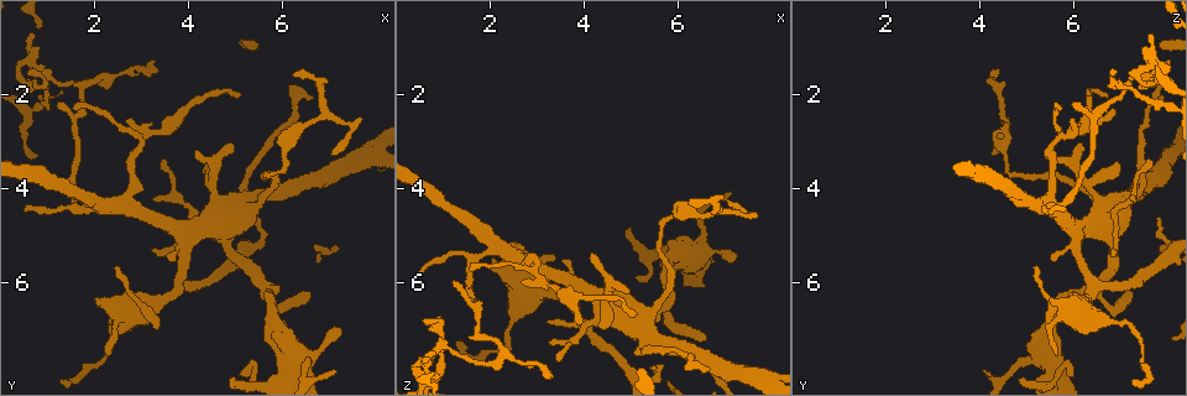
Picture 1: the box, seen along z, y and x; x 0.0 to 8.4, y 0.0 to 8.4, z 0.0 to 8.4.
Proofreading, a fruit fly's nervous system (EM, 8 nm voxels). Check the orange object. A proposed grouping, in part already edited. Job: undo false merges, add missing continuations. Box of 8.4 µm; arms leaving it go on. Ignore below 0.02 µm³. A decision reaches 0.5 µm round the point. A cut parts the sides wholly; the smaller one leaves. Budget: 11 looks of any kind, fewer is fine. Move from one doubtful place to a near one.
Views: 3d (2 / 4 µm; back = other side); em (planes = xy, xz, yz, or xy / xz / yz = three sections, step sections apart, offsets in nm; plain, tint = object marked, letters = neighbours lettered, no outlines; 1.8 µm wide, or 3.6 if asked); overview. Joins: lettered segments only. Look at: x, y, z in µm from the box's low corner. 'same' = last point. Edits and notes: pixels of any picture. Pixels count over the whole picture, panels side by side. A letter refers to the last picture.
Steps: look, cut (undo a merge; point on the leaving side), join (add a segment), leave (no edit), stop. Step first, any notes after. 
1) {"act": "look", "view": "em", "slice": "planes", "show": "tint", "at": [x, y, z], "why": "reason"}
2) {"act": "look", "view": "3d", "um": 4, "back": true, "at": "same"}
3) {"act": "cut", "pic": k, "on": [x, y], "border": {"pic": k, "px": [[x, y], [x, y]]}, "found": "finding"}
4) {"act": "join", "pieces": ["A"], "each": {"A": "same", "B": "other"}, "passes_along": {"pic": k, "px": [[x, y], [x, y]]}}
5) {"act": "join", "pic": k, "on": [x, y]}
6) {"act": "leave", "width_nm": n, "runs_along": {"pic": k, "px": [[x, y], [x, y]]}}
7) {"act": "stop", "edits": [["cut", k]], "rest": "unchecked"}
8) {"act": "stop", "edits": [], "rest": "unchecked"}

{"act": "look", "view": "3d", "um": 4, "back": true, "at": [7.25, 7.05, 5.45], "why": "an open end"}

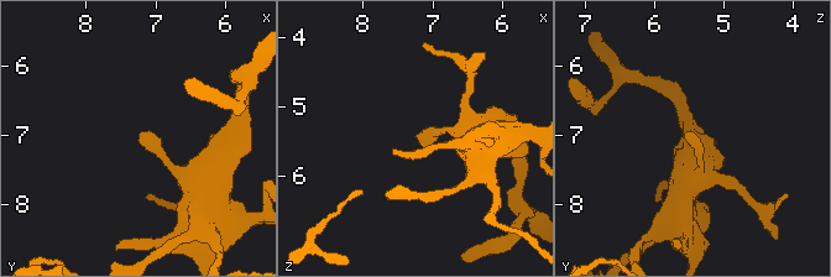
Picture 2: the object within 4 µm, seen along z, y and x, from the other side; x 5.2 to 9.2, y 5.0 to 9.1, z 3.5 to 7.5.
{"act": "look", "view": "em", "slice": "planes", "show": "letters", "at": [7.25, 7.00, 5.50], "why": "now the EM"}

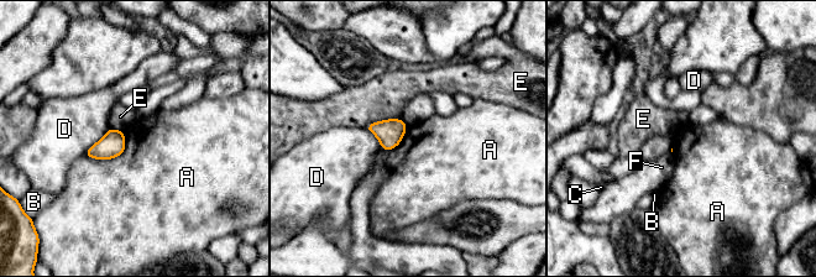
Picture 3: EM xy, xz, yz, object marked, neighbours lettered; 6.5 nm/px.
{"act": "leave", "each": {"A": "other", "B": "other", "C": "other", "D": "other", "E": "other", "F": "other"}, "border": {"pic": 3, "px": [[125, 136], [115, 157], [83, 155]]}, "found": "none of them fits"}

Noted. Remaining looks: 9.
{"act": "look", "view": "em", "um": 3.6, "slice": "planes", "show": "plain", "at": [5.40, 4.25, 7.15], "why": "a fork"}

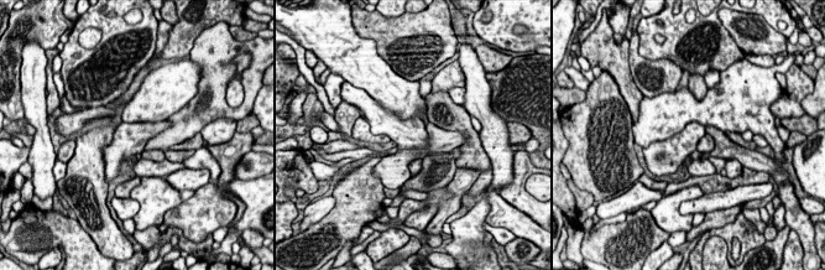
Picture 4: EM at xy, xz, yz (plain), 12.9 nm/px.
{"act": "look", "view": "em", "um": 3.6, "slice": "planes", "show": "letters", "at": "same", "why": "what lies round it"}

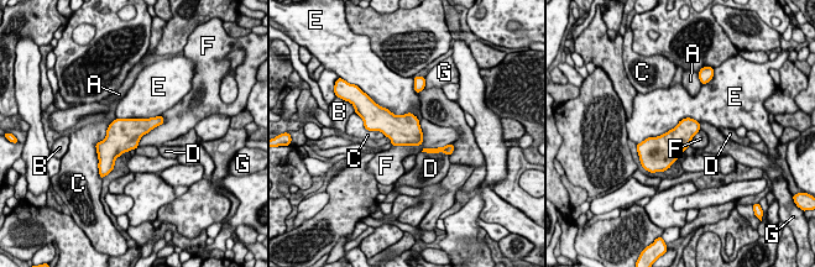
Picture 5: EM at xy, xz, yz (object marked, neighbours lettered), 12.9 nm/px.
{"act": "leave", "each": {"A": "other", "B": "other", "C": "other", "D": "other", "E": "other", "F": "other", "G": "other"}, "border": {"pic": 5, "px": [[419, 121], [419, 145], [392, 146]]}, "found": "continuous, no second neuron"}

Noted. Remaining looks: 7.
{"act": "look", "view": "em", "slice": "planes", "show": "letters", "at": [6.65, 6.30, 7.20], "why": "an open end"}

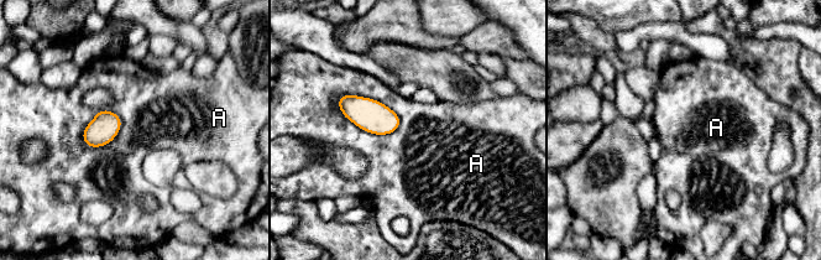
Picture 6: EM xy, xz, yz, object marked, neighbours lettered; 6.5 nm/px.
{"act": "leave", "each": {"A": "other"}, "border": {"pic": 6, "px": [[336, 102], [370, 133], [399, 126]]}, "found": "none of them fits"}

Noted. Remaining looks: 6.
{"act": "look", "view": "3d", "um": 2, "at": [2.75, 2.60, 6.05], "why": "branch stops here"}

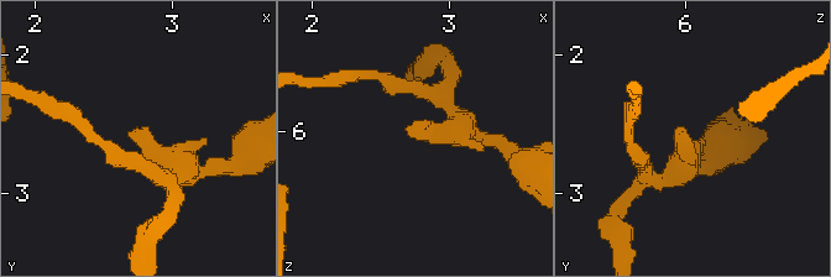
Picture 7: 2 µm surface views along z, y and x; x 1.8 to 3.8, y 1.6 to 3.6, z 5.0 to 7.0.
{"act": "look", "view": "em", "slice": "planes", "show": "letters", "at": [2.72, 2.58, 6.04], "why": "need the tissue"}

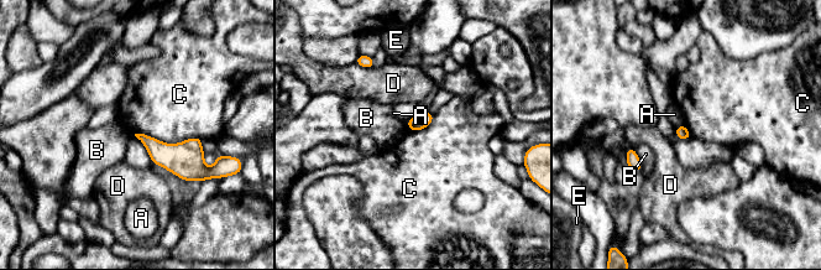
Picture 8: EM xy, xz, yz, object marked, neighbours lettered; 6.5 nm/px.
{"act": "leave", "longest_contact_nm": ["C", 440], "each": {"A": "other", "B": "other", "C": "other", "D": "other", "E": "other"}, "border": {"pic": 8, "px": [[134, 134], [167, 143], [202, 139]]}, "found": "no lettered segment goes on from it"}

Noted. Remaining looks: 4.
{"act": "stop", "edits": [], "rest": "unchecked"}

